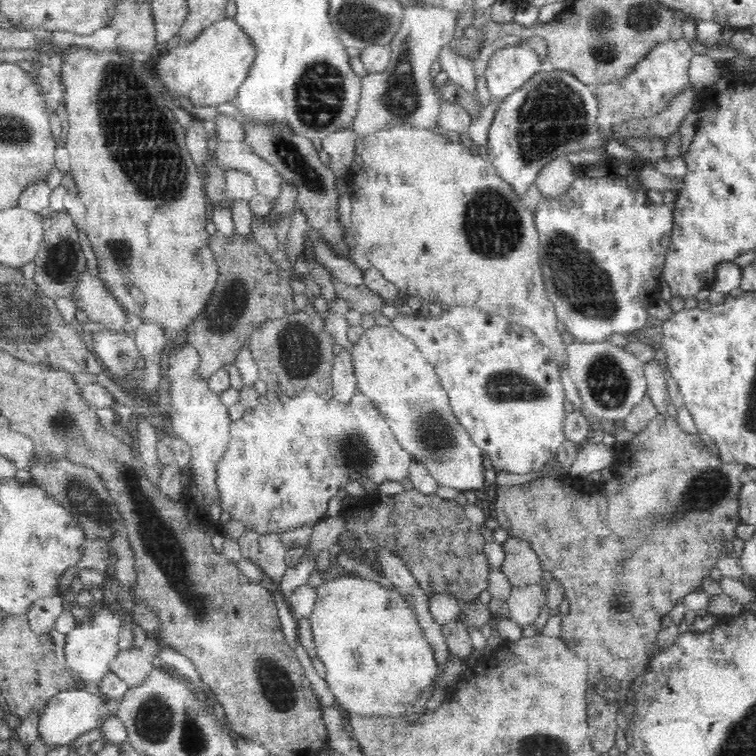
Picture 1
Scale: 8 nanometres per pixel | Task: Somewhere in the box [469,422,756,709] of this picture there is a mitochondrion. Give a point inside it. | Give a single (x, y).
(708, 489)

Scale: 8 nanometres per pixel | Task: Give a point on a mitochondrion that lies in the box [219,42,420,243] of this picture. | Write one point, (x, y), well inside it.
(319, 94)

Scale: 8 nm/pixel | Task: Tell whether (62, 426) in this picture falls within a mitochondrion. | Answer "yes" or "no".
yes

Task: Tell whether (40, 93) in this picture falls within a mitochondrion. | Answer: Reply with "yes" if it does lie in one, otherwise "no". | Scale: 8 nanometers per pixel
no

